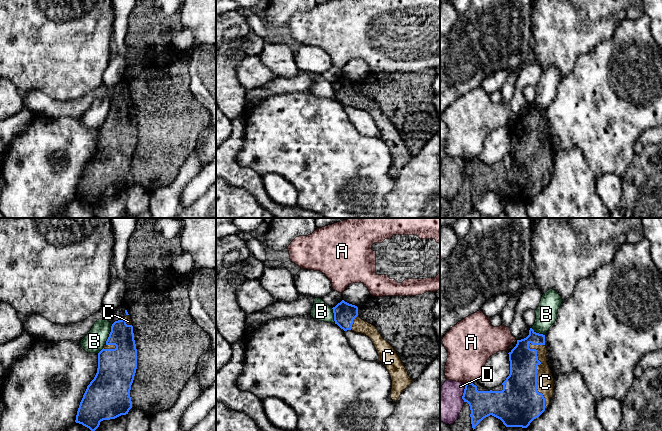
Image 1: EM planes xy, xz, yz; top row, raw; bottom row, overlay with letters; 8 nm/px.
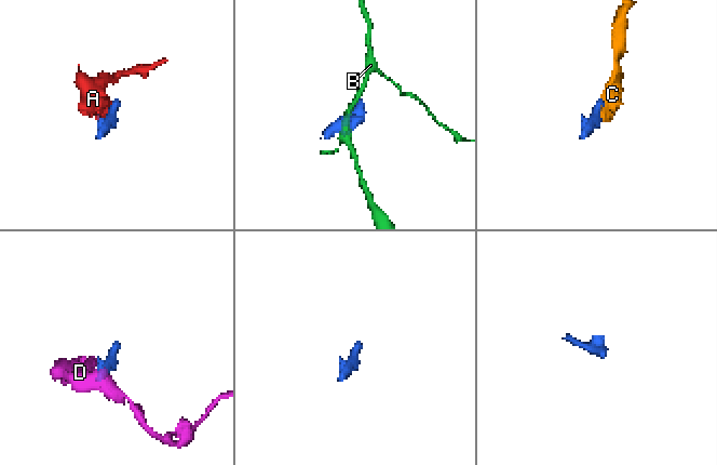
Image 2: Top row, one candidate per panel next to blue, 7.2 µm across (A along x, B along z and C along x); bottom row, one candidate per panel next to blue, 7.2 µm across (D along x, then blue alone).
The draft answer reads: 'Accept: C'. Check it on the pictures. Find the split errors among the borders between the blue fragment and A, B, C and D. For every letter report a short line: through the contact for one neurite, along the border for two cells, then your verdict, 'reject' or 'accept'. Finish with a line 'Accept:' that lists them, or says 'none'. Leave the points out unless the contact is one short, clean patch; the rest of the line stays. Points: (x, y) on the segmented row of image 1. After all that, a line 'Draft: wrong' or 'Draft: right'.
A: reject
B: reject
C: accept
D: line yz (465, 384), (462, 396), (463, 401); reject
Accept: C
Draft: right

